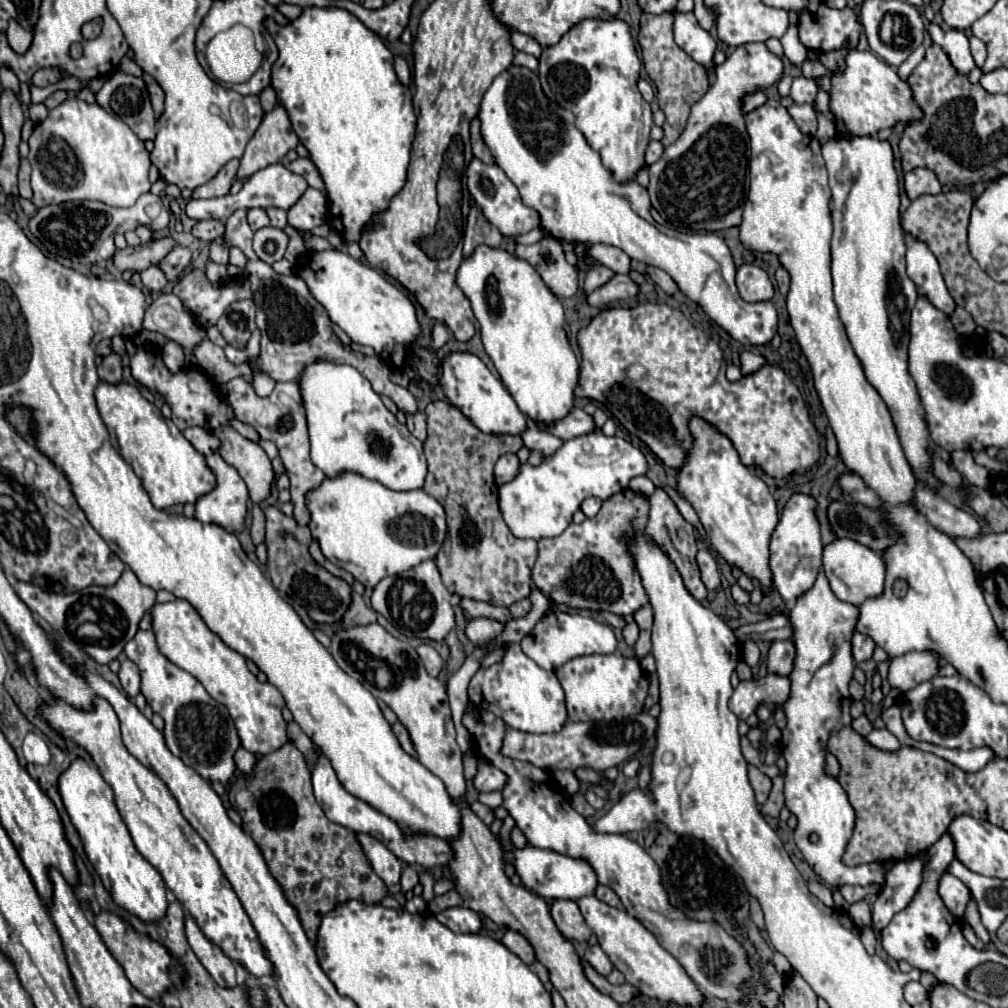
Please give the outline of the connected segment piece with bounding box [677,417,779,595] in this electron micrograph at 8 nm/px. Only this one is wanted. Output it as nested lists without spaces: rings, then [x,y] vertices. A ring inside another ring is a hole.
[[[691,419],[689,429],[695,437],[693,451],[679,471],[677,489],[693,505],[705,527],[711,547],[731,567],[739,567],[747,577],[759,581],[761,593],[773,591],[773,573],[769,573],[769,541],[777,527],[779,513],[767,485],[755,477],[739,459],[731,441],[717,433],[703,419]]]

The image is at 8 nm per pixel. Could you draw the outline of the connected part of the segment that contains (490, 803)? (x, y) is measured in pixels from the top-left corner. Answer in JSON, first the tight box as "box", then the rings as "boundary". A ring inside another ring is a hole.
{"box":[478,792,503,809],"boundary":[[[501,792],[480,793],[478,799],[482,804],[492,809],[501,806],[503,802],[503,797]]]}

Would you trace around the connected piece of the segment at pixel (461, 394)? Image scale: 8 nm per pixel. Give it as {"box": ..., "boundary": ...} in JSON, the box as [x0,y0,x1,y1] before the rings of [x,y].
{"box":[441,353,527,435],"boundary":[[[451,353],[443,361],[441,389],[449,401],[469,417],[483,433],[511,433],[519,435],[527,427],[525,415],[519,411],[515,399],[505,389],[505,385],[485,367],[485,363],[471,353]]]}

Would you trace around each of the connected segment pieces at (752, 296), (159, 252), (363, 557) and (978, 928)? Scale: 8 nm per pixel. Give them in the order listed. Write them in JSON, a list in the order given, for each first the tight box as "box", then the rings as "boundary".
[{"box":[737,265,773,301],"boundary":[[[741,265],[737,269],[737,289],[745,301],[769,301],[773,297],[767,273],[755,265]]]},{"box":[115,237,175,271],"boundary":[[[163,237],[157,241],[149,241],[149,243],[141,243],[137,247],[125,247],[125,251],[115,251],[115,267],[119,271],[131,269],[131,271],[143,271],[155,263],[159,263],[173,247],[175,247],[175,239],[171,237]]]},{"box":[305,471,447,589],"boundary":[[[353,471],[327,477],[305,497],[305,505],[309,505],[311,535],[323,555],[333,565],[349,571],[365,589],[373,589],[381,579],[433,559],[447,531],[441,503],[425,491],[393,491]]]},{"box":[963,897,989,943],"boundary":[[[973,897],[969,899],[969,905],[967,905],[967,909],[965,909],[963,919],[965,919],[965,923],[969,923],[969,925],[973,927],[973,931],[977,933],[977,937],[979,937],[981,941],[989,943],[989,933],[987,933],[987,929],[985,929],[983,923],[981,923],[981,915],[979,915],[979,909],[977,909],[977,903],[973,901]]]}]

